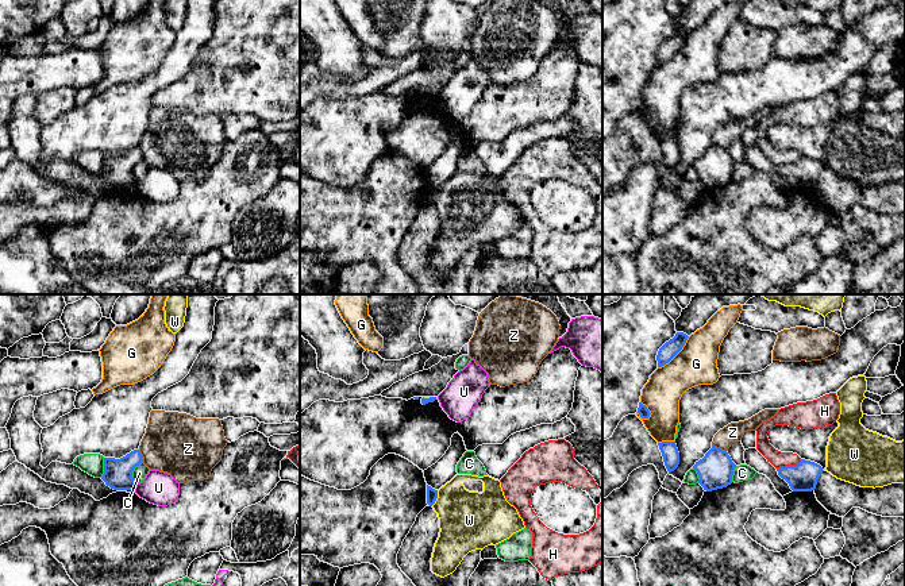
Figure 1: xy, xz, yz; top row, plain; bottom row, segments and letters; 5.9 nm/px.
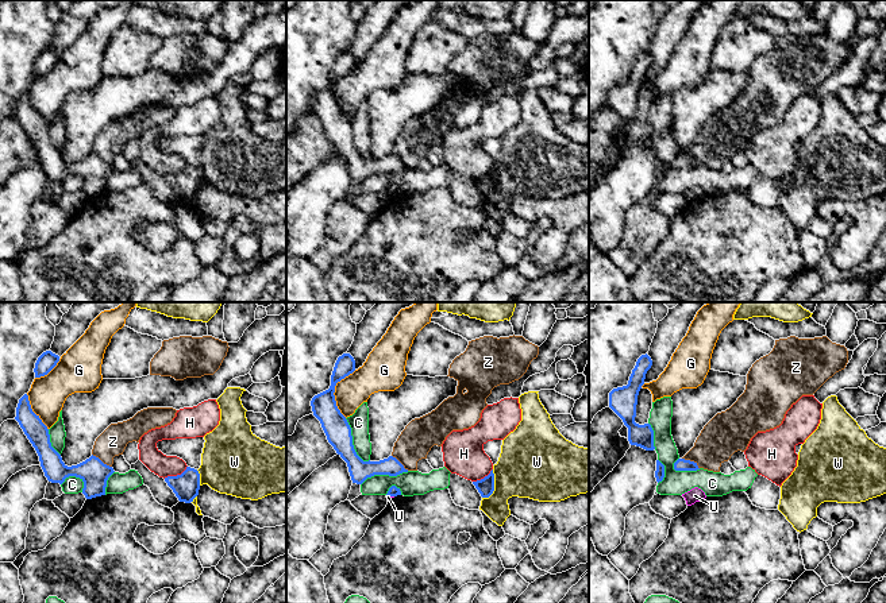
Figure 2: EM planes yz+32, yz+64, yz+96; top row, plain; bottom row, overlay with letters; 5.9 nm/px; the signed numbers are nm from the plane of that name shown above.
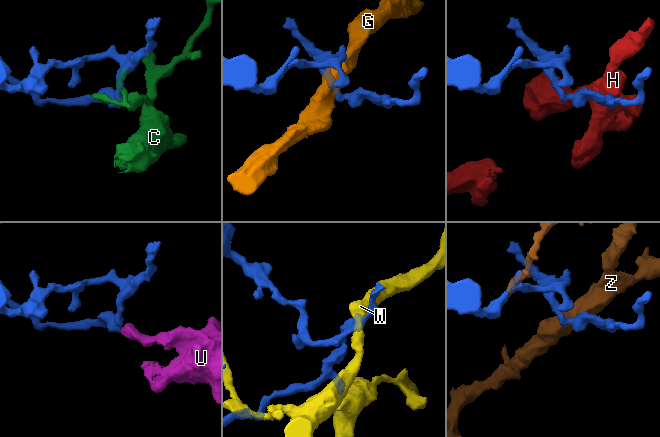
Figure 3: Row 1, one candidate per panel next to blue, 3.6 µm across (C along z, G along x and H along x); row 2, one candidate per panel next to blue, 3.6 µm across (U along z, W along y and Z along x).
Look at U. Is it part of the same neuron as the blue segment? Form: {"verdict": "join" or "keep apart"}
{"verdict": "keep apart"}

